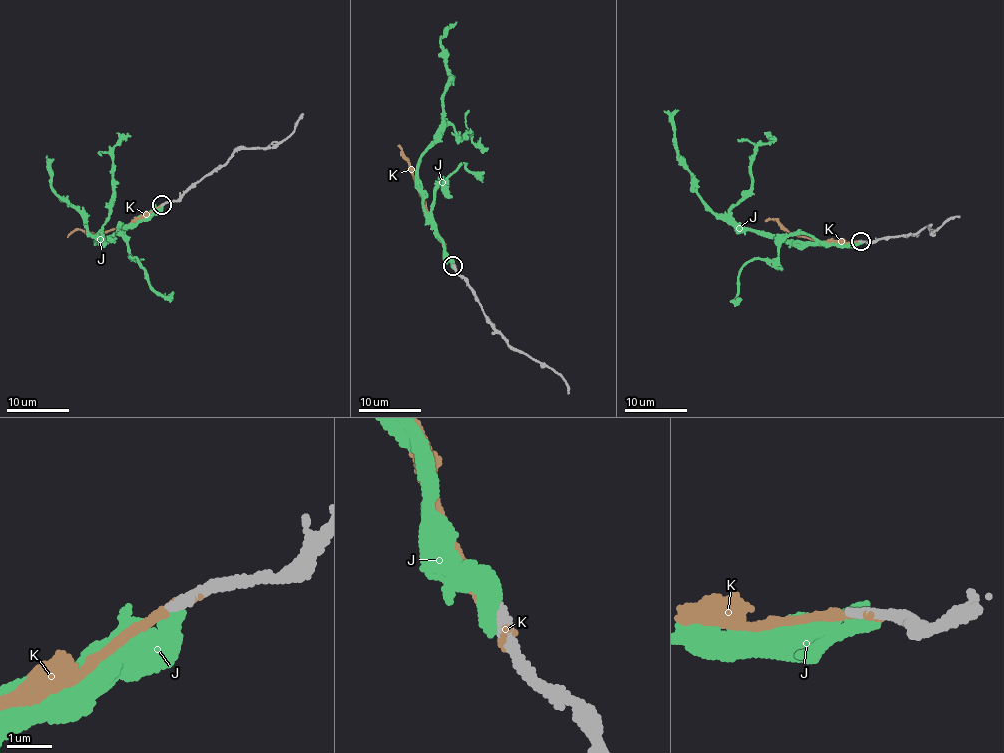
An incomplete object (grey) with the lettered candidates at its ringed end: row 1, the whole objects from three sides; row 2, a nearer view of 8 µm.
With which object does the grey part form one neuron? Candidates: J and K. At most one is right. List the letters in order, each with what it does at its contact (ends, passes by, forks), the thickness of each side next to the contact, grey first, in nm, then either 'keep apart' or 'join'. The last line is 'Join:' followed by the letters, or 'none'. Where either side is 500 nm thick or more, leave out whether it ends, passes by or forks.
J: it ends there; 280 nm thick on the grey side, 320 nm on the other; keep apart
K: it ends there; 280 nm thick on the grey side, 100 nm on the other; join
Join: K

